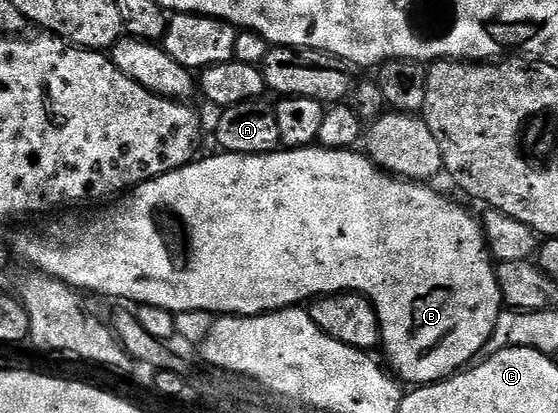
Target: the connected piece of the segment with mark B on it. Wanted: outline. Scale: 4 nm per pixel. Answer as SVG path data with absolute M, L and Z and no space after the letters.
M313 145L271 151L265 155L215 154L209 159L197 158L177 171L140 183L119 200L121 203L117 207L100 211L89 219L60 219L41 231L20 231L16 235L16 251L32 269L60 279L69 288L79 289L84 293L97 291L100 295L129 299L132 302L129 304L132 305L154 305L173 313L207 311L217 316L264 315L267 311L281 311L283 307L289 306L292 279L340 279L341 292L365 295L374 305L380 322L382 351L388 354L387 366L408 385L438 383L467 368L480 355L482 345L486 345L498 321L502 300L494 260L486 246L484 228L477 216L475 219L466 208L439 195L427 182L397 179L395 175L389 175L387 171L377 167L367 154L356 149L343 151Z

